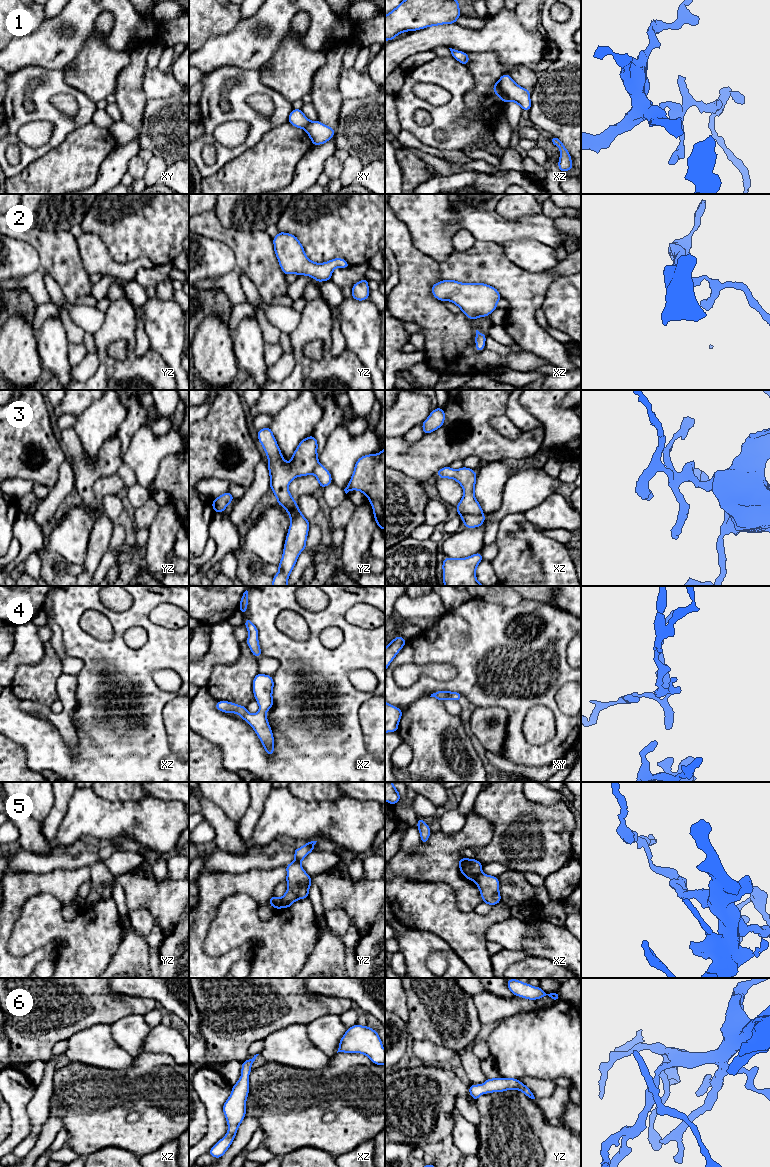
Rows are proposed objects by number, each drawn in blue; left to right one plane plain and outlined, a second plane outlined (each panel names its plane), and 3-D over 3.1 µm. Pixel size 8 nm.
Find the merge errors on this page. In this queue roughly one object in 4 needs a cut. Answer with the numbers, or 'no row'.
1, 3, 5

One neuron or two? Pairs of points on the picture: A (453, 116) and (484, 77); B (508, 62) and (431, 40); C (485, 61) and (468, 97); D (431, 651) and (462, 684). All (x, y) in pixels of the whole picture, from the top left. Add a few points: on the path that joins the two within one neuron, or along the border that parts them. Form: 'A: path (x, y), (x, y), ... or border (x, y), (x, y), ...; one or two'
A: border (473, 80), (462, 100), (465, 115), (478, 120); two
B: path (491, 42), (489, 40), (451, 39); one
C: path (485, 70), (484, 83), (477, 90); one
D: path (443, 651), (446, 651), (462, 667), (462, 672); one

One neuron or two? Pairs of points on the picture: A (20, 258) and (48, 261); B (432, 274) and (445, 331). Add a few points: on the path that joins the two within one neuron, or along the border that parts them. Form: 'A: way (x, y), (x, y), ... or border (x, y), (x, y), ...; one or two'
A: border (25, 241), (37, 251), (41, 269); two
B: way (426, 288), (426, 309), (434, 317); one

